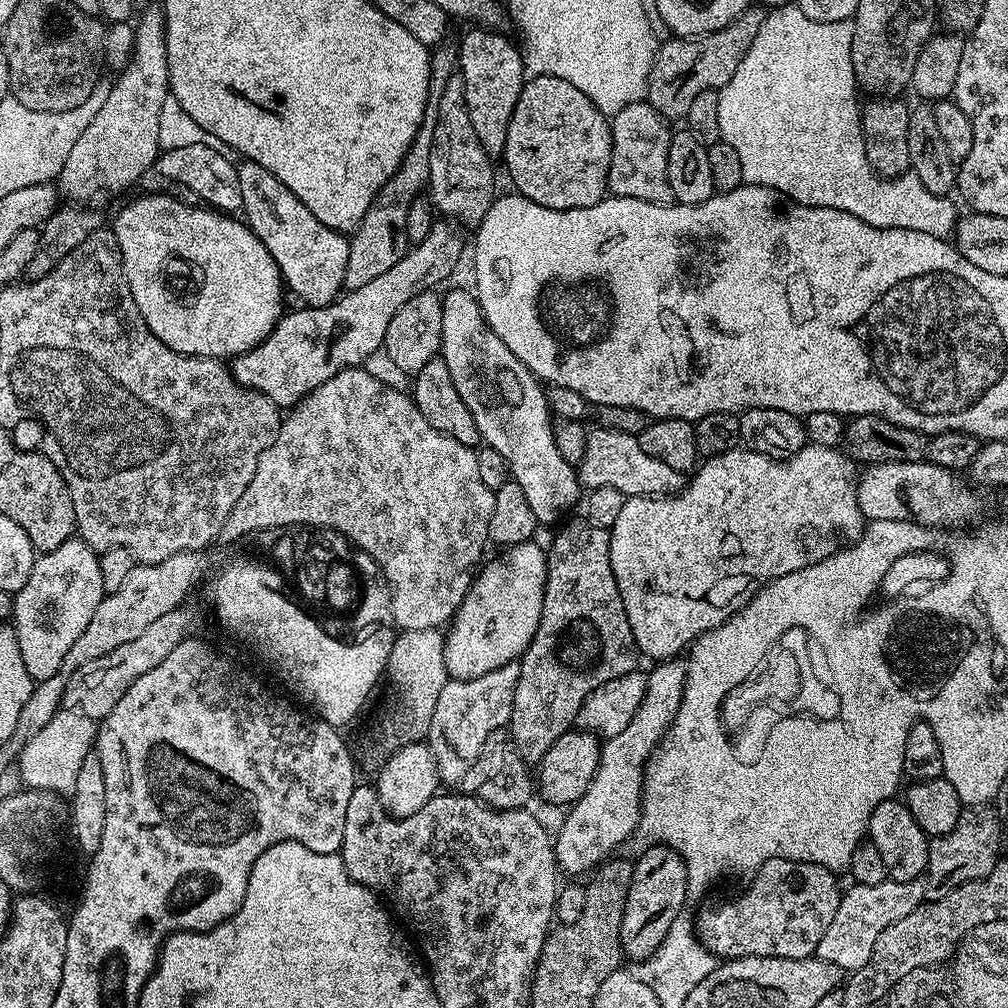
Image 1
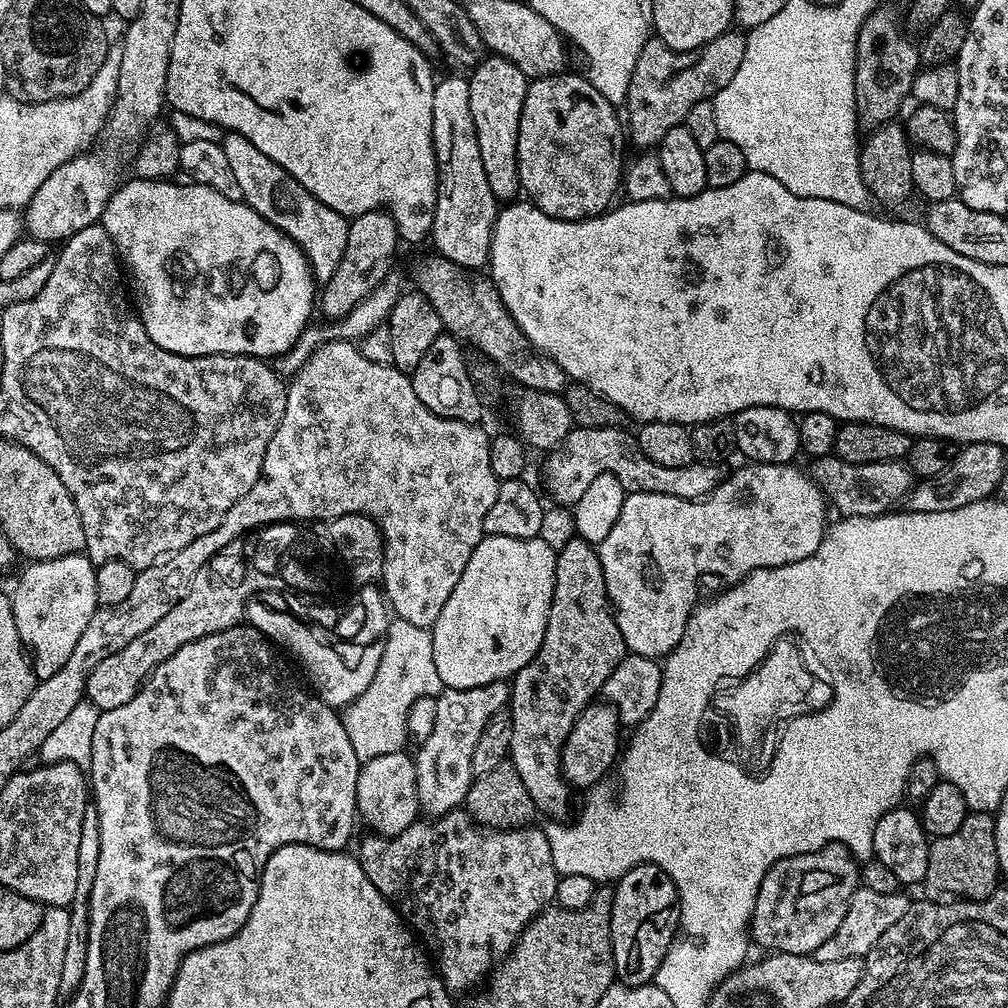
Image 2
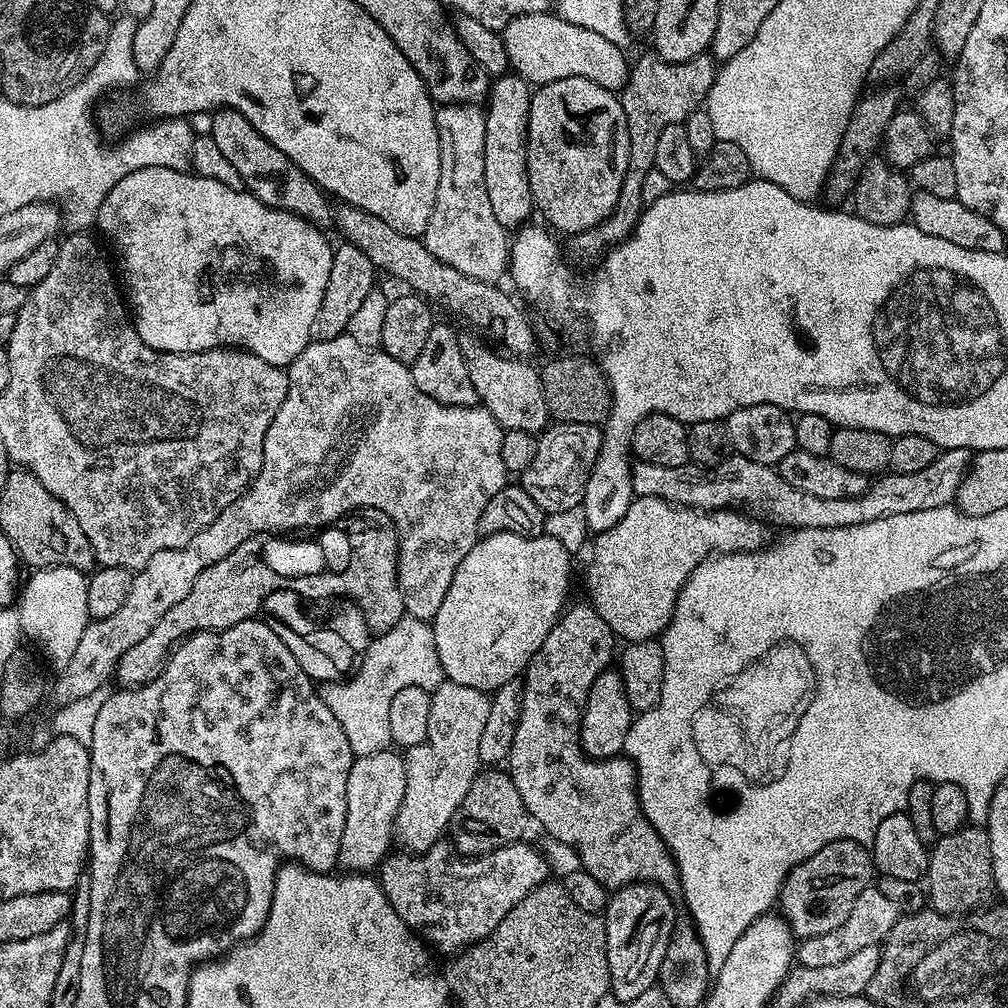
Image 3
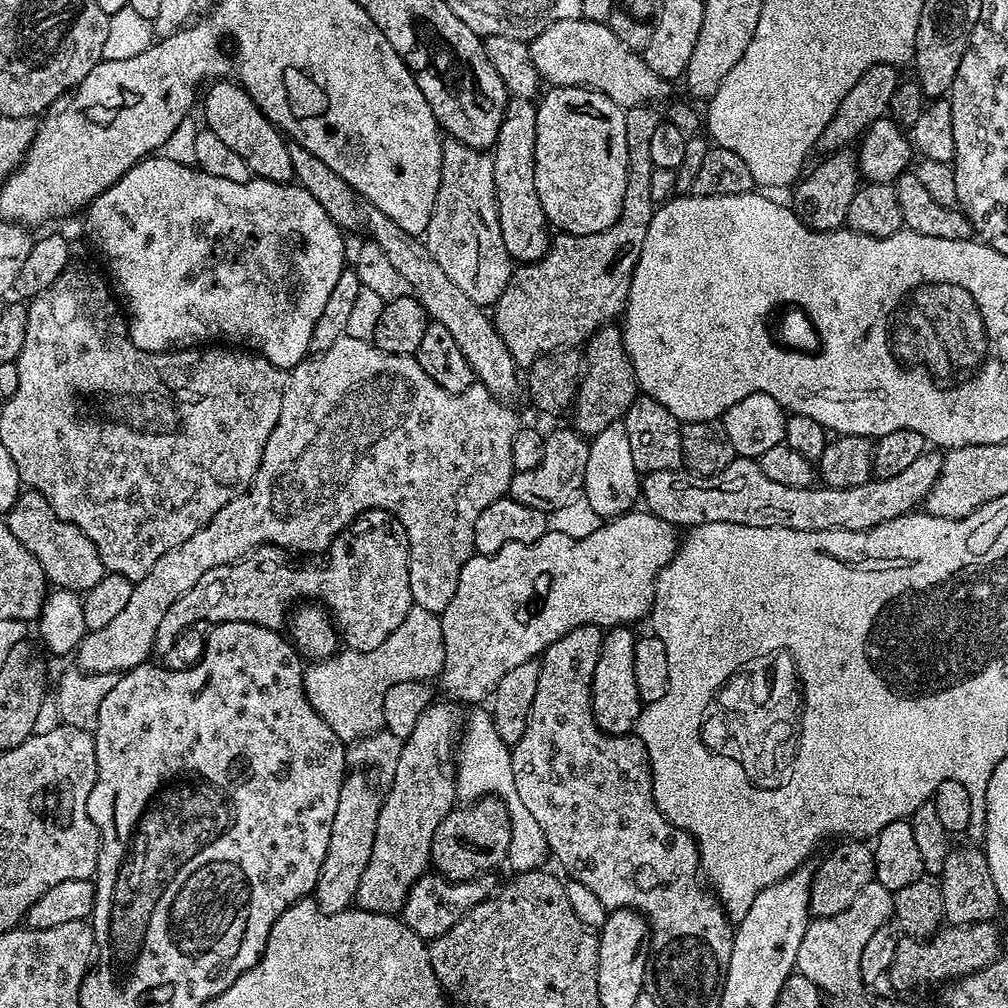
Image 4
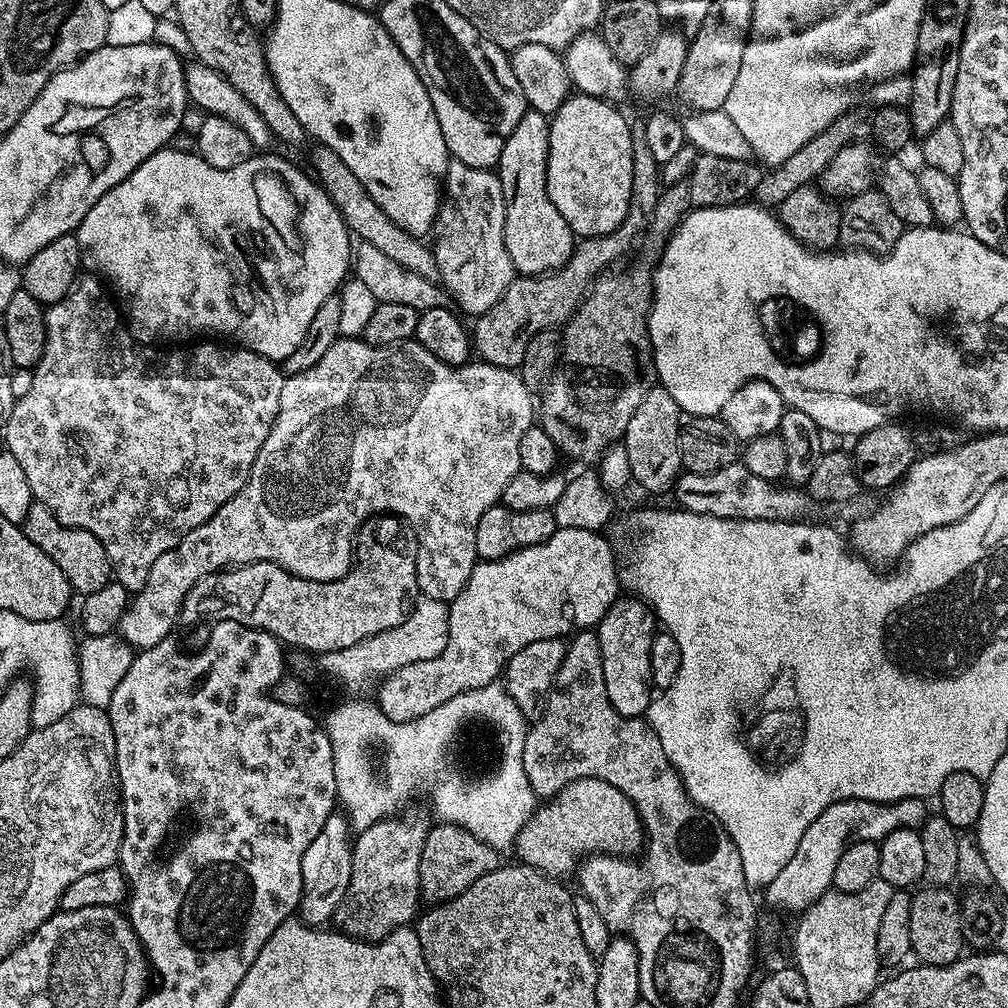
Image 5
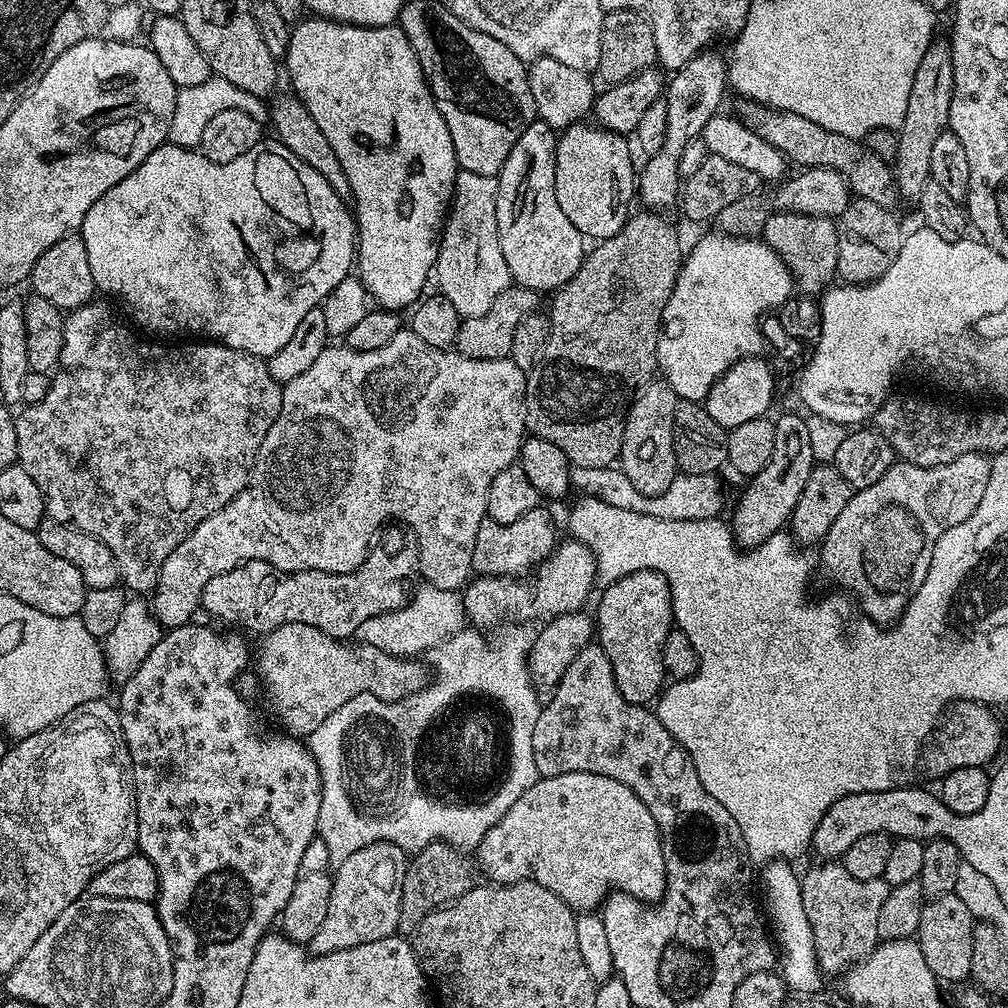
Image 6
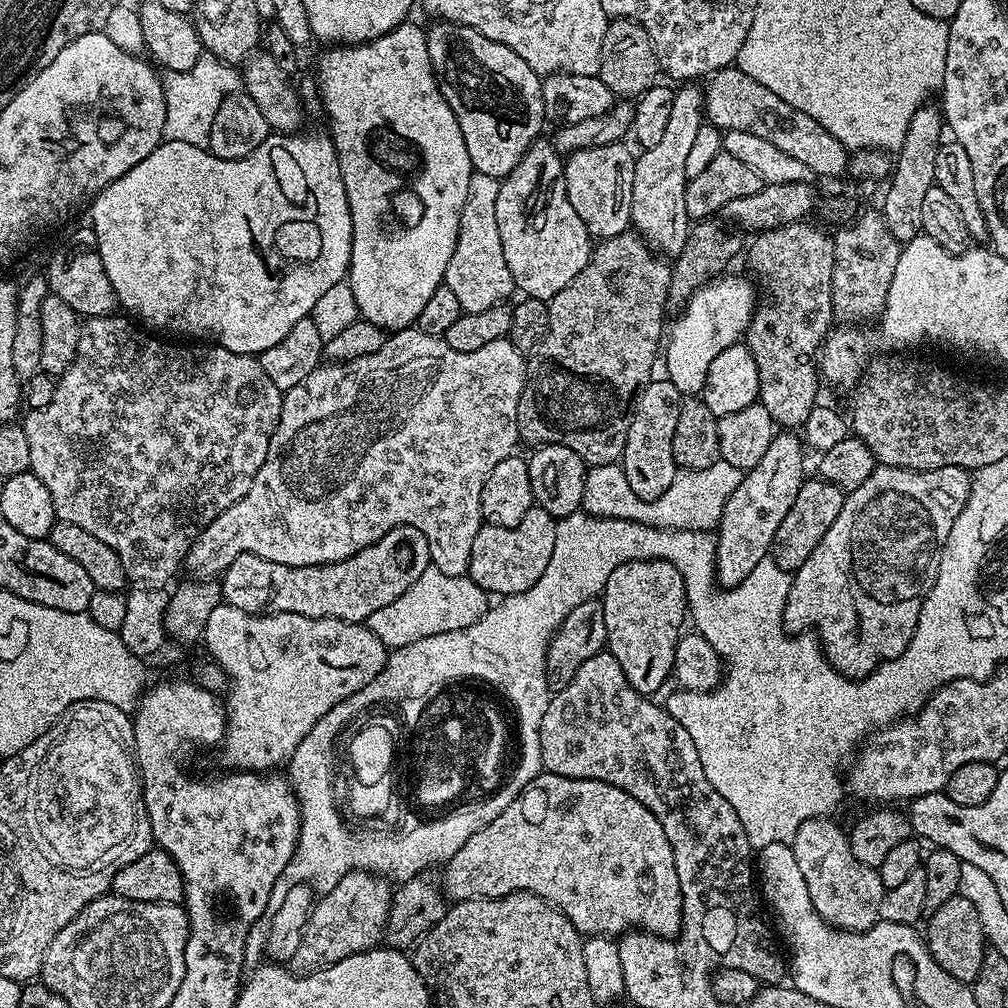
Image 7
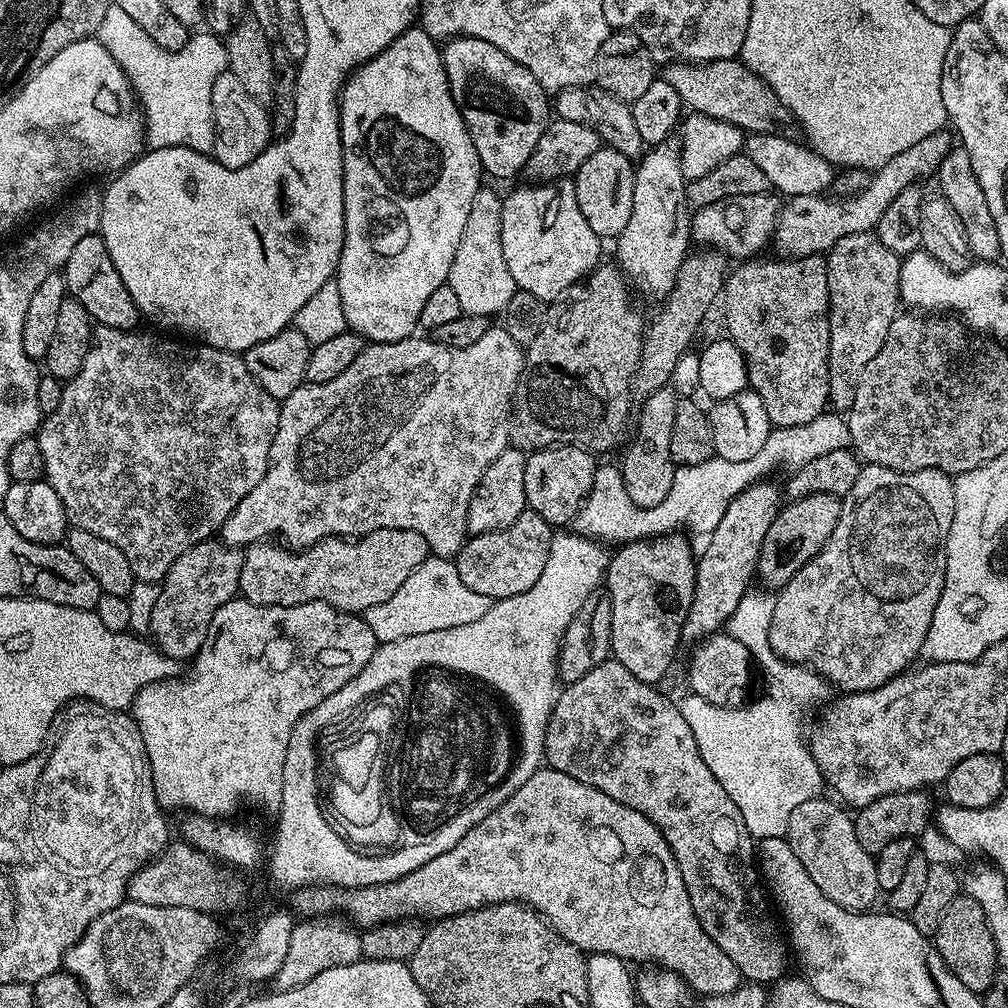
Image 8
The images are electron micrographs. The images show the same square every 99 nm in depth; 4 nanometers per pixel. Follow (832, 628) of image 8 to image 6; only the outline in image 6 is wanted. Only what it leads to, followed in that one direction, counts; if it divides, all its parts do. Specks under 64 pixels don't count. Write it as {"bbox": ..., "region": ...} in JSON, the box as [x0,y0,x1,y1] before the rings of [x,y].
{"bbox":[819,452,992,626],"region":[[[982,452],[962,454],[962,458],[954,462],[933,468],[903,462],[893,464],[882,478],[878,478],[878,482],[874,482],[874,486],[853,491],[850,502],[846,502],[846,510],[838,514],[834,526],[830,526],[826,538],[819,545],[821,566],[828,571],[830,579],[837,580],[845,588],[845,593],[857,592],[860,595],[860,608],[864,611],[861,613],[867,619],[881,626],[899,621],[922,582],[926,582],[938,538],[974,514],[978,502],[982,502],[982,494],[986,494],[991,469],[992,460]]]}

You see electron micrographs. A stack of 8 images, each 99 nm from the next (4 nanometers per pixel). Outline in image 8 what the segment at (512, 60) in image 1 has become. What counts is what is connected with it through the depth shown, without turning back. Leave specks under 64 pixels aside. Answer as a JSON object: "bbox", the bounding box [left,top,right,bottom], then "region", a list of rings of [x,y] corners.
{"bbox":[502,179,602,302],"region":[[[571,179],[540,182],[532,188],[516,188],[503,197],[502,255],[519,291],[551,302],[601,263],[602,240],[590,230],[586,218],[582,218]]]}

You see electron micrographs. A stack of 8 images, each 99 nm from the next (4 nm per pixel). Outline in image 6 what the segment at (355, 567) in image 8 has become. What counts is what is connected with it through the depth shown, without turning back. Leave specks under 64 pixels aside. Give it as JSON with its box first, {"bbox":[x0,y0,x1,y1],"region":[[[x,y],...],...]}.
{"bbox":[200,544,421,638],"region":[[[406,544],[406,546],[410,546],[410,548],[408,550],[402,550],[402,552],[392,552],[392,554],[376,552],[372,547],[369,547],[364,561],[353,572],[347,572],[346,574],[330,574],[329,572],[283,572],[261,560],[247,560],[245,564],[238,565],[238,567],[226,574],[218,574],[218,578],[210,578],[210,582],[206,582],[206,586],[202,590],[200,602],[203,611],[208,611],[210,615],[217,616],[220,620],[229,620],[232,624],[245,624],[250,631],[260,632],[259,634],[267,634],[273,628],[277,628],[283,624],[305,624],[306,626],[314,626],[318,630],[322,630],[326,634],[337,638],[352,638],[356,636],[358,626],[362,626],[362,622],[366,622],[366,618],[374,618],[378,614],[394,612],[396,609],[402,607],[402,605],[408,603],[414,589],[417,587],[418,581],[416,581],[416,576],[418,580],[421,570],[420,546],[412,546],[412,544]]]}

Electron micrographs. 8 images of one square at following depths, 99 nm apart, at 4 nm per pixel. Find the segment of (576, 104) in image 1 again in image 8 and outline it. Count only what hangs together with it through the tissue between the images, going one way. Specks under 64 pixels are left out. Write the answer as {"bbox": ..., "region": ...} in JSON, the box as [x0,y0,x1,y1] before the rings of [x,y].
{"bbox":[574,146,635,238],"region":[[[601,146],[597,152],[590,154],[590,158],[586,158],[574,174],[578,210],[582,210],[582,218],[586,218],[586,223],[596,236],[615,238],[626,230],[626,222],[630,222],[630,209],[634,206],[635,177],[633,161],[607,146]]]}

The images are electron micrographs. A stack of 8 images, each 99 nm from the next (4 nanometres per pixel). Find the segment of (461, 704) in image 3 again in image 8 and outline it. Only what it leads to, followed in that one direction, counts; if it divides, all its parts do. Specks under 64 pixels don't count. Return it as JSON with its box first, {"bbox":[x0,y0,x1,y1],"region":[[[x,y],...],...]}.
{"bbox":[274,918,361,992],"region":[[[304,918],[297,923],[290,936],[290,950],[282,961],[282,968],[274,977],[274,984],[281,992],[310,982],[322,970],[346,966],[361,959],[360,932],[344,918]]]}

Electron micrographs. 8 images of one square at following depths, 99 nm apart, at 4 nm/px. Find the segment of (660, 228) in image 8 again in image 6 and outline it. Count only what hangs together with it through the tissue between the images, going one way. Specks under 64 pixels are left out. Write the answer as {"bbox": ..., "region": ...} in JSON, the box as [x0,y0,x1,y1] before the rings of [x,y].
{"bbox":[638,50,728,210],"region":[[[713,50],[697,54],[686,66],[675,69],[666,84],[666,142],[660,152],[653,152],[647,157],[648,165],[638,172],[638,200],[645,209],[665,210],[677,203],[682,187],[680,175],[680,156],[692,140],[703,133],[710,118],[721,111],[720,103],[724,100],[724,88],[728,83],[728,60],[720,57]]]}

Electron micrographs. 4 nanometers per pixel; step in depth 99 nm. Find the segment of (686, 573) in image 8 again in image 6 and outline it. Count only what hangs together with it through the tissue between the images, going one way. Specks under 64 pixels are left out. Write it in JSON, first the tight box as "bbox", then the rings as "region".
{"bbox":[594,570,674,705],"region":[[[638,570],[629,576],[618,578],[613,584],[603,589],[604,597],[596,604],[594,611],[594,628],[598,633],[598,646],[610,658],[610,666],[614,670],[614,678],[618,682],[618,690],[626,702],[647,705],[661,695],[666,684],[664,666],[664,647],[668,636],[674,631],[674,615],[672,612],[672,591],[661,572]]]}

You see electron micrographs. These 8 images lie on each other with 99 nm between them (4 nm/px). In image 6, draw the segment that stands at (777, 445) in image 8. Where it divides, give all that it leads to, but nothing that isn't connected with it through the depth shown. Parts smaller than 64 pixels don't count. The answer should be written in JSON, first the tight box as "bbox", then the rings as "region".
{"bbox":[572,468,720,520],"region":[[[576,468],[572,474],[572,483],[584,491],[585,497],[608,502],[610,506],[622,506],[622,510],[634,510],[638,514],[650,514],[667,520],[710,520],[720,513],[720,484],[715,475],[686,476],[678,474],[674,482],[662,494],[643,496],[634,490],[634,482],[626,478],[623,468]]]}

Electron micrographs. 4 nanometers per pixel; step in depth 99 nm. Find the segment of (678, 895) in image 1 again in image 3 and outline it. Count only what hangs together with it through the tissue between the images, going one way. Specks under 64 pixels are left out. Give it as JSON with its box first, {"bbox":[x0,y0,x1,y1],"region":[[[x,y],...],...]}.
{"bbox":[602,882,677,1002],"region":[[[643,882],[627,884],[609,895],[608,906],[602,915],[606,926],[610,992],[617,1000],[630,1002],[638,998],[638,994],[646,994],[646,990],[659,981],[660,967],[677,927],[676,908],[668,896],[671,896],[669,889]]]}

